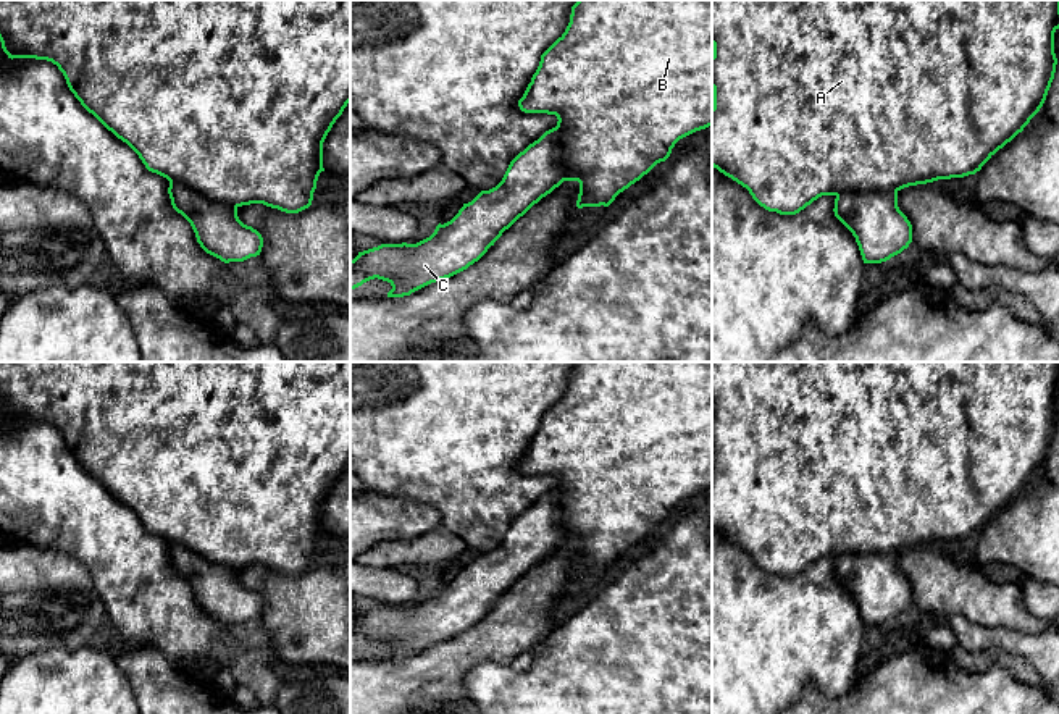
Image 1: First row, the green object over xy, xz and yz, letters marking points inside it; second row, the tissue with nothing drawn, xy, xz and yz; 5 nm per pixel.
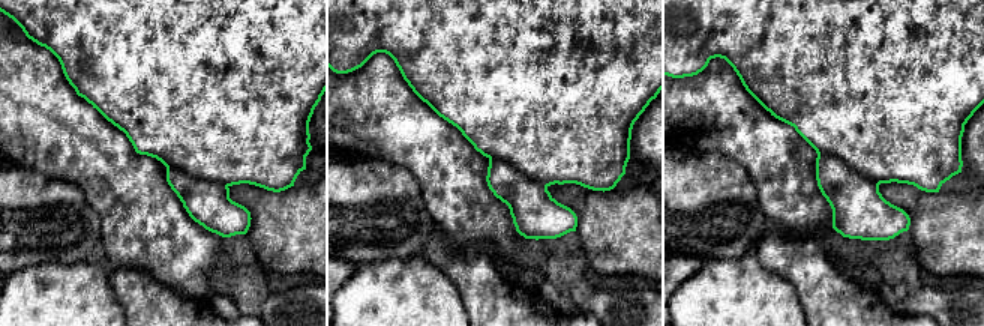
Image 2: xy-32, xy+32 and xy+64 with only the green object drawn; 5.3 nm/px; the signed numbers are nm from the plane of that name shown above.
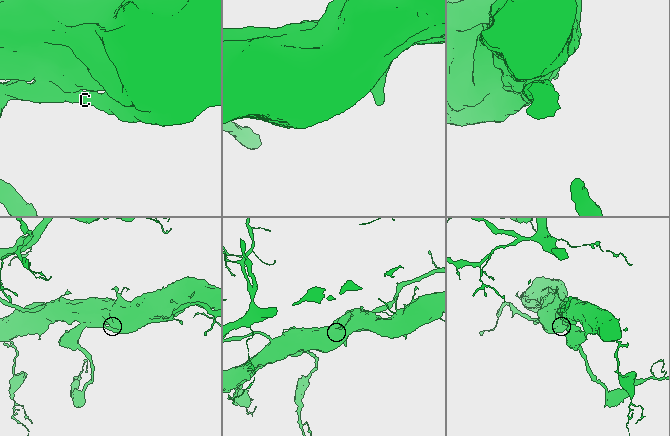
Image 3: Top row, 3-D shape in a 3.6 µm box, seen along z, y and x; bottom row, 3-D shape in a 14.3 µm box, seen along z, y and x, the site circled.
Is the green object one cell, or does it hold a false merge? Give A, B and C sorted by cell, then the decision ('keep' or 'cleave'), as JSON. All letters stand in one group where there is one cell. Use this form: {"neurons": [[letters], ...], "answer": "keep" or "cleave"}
{"neurons": [["A", "B"], ["C"]], "answer": "cleave"}

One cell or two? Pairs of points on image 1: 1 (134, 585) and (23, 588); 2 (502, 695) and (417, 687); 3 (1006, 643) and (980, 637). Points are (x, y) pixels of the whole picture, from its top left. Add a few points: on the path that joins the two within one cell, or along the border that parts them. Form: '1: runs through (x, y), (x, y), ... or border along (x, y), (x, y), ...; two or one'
1: border along (71, 554), (86, 567), (110, 621); two
2: border along (489, 663), (480, 663), (467, 672), (465, 697); two
3: runs through (1000, 638), (987, 638); one

